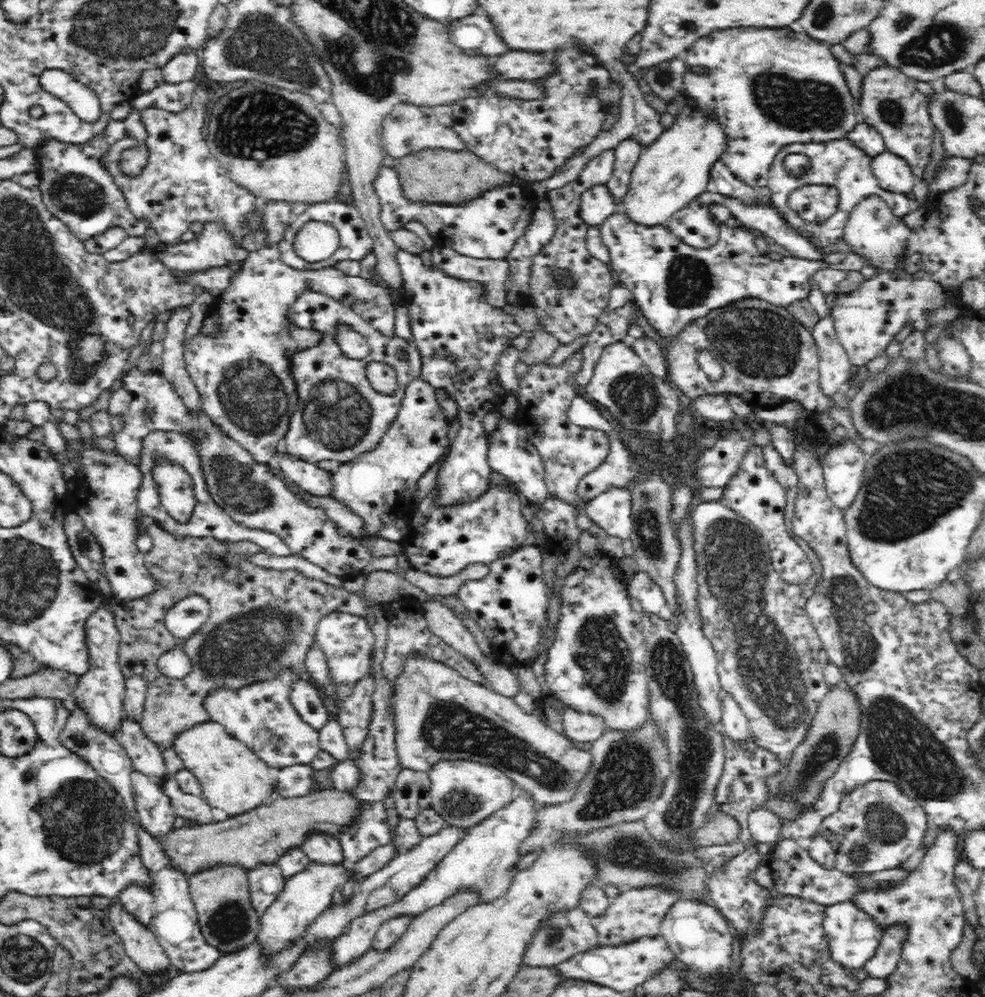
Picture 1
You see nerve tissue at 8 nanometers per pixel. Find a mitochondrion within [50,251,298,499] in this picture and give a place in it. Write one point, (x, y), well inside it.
(249, 392)

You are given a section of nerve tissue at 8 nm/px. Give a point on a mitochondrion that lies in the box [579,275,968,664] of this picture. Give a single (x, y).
(764, 343)

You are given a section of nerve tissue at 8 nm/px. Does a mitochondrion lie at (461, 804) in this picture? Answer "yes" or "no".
yes

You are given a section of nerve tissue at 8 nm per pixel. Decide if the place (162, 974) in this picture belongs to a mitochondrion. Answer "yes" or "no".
no

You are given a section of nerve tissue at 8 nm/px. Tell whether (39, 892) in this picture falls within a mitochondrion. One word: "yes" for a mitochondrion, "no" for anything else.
no

